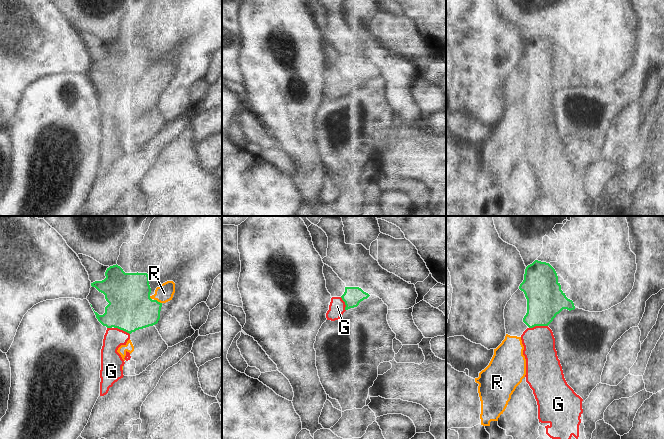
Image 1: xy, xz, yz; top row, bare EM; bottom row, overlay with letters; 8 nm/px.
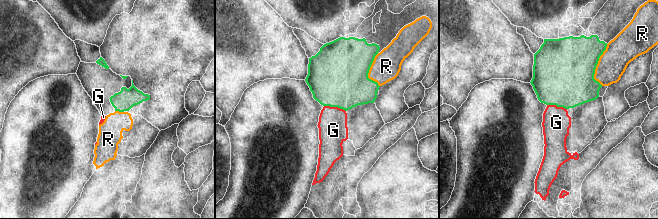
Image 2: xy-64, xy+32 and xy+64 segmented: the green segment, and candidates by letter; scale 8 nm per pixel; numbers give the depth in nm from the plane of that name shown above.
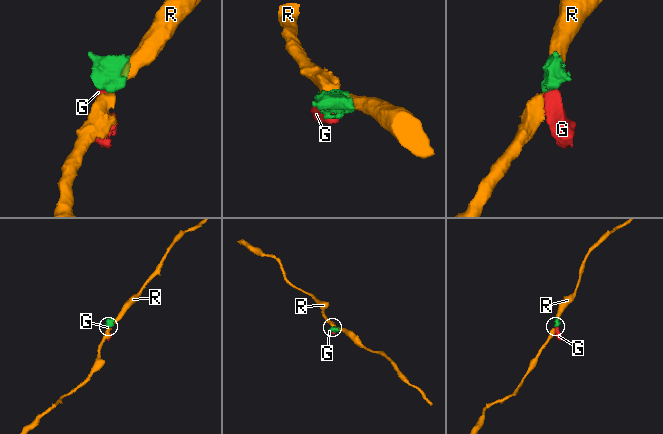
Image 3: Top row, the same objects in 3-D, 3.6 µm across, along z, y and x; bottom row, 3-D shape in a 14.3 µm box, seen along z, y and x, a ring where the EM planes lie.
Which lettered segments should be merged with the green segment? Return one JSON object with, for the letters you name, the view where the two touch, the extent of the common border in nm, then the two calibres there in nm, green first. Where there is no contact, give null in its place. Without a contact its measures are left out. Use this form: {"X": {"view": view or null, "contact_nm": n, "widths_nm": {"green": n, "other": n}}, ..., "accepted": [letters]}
{"G": {"view": "yz", "contact_nm": 150, "widths_nm": {"green": 300, "other": 260}}, "accepted": ["G"]}

